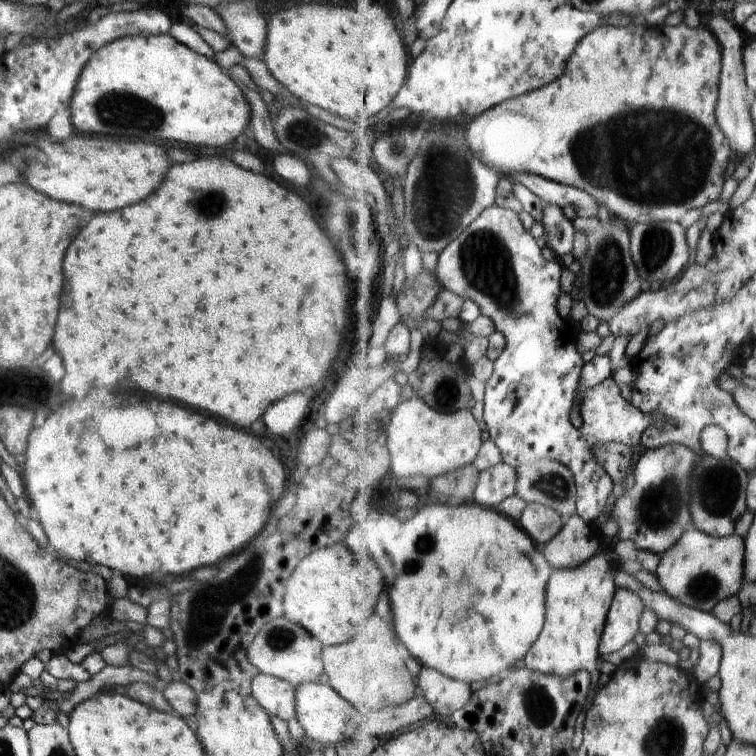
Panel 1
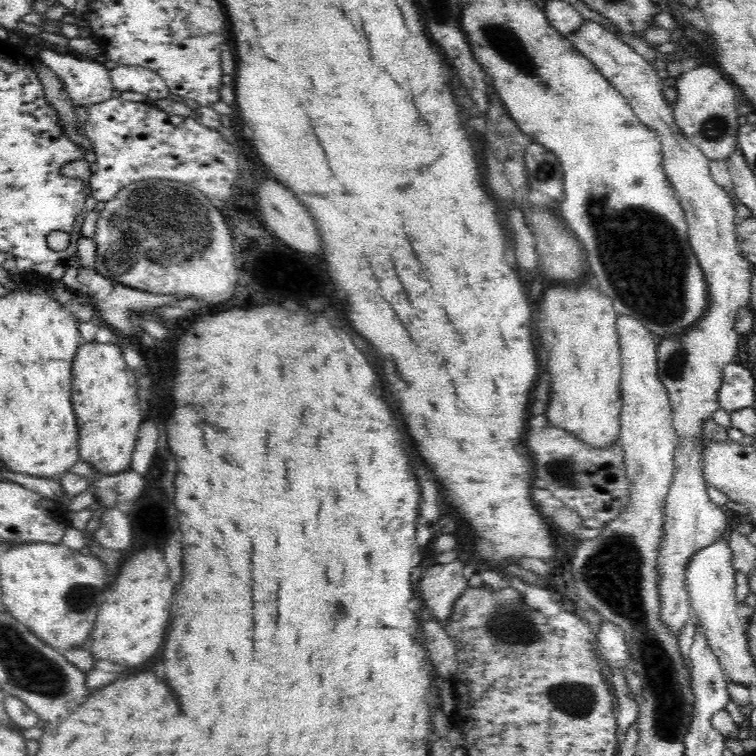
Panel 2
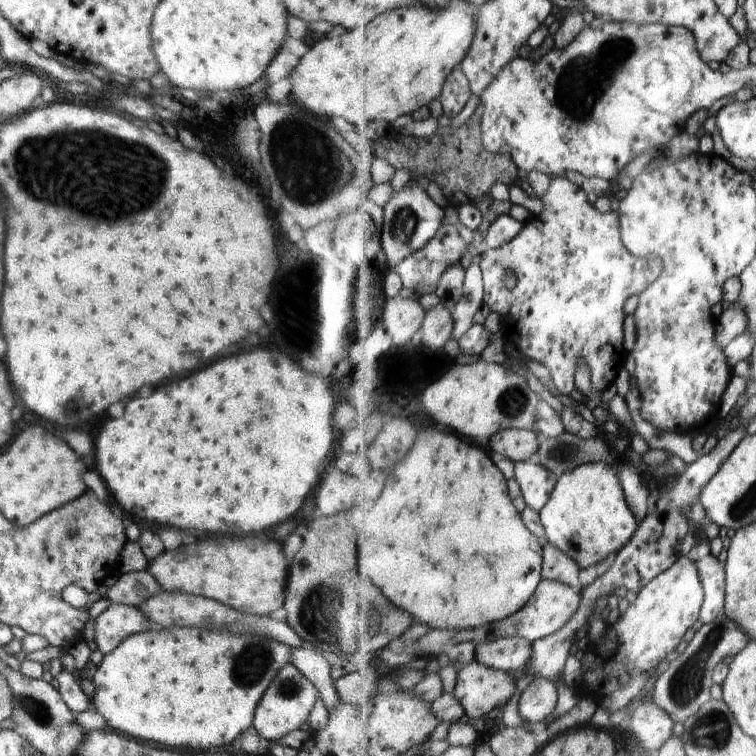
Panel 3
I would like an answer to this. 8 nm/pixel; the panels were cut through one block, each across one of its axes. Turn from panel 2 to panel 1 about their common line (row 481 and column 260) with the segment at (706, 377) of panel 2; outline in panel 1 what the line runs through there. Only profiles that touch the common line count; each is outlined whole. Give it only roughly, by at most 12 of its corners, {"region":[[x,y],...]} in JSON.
{"region":[[266,673],[252,696],[271,716],[296,718],[295,686]]}

